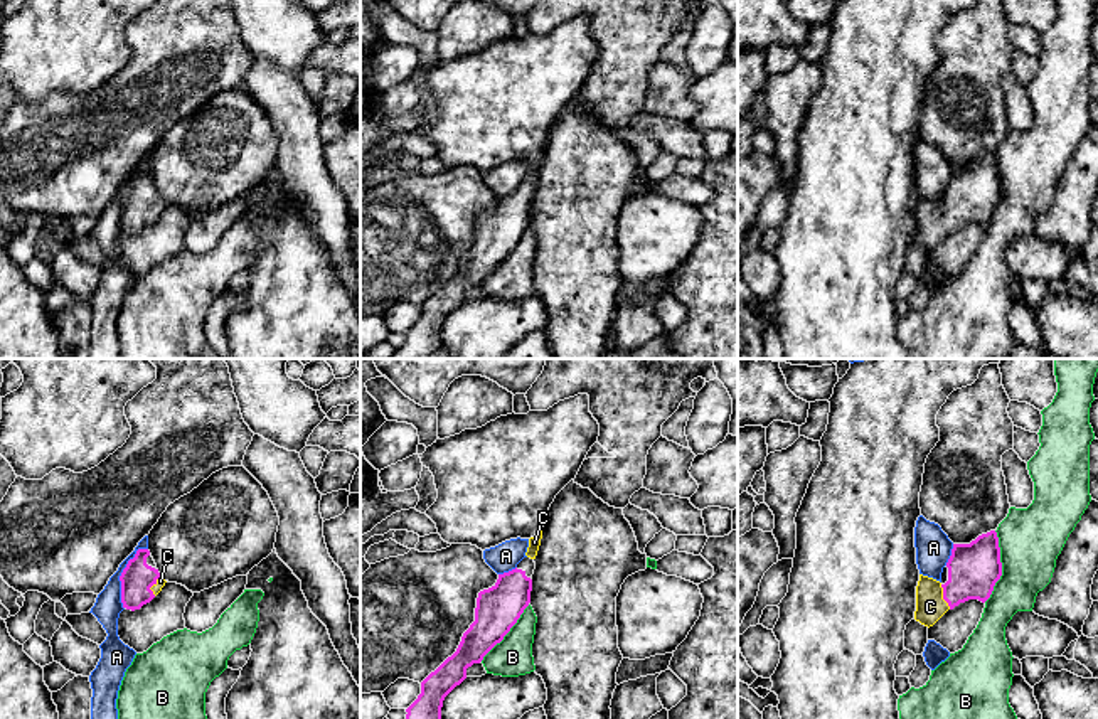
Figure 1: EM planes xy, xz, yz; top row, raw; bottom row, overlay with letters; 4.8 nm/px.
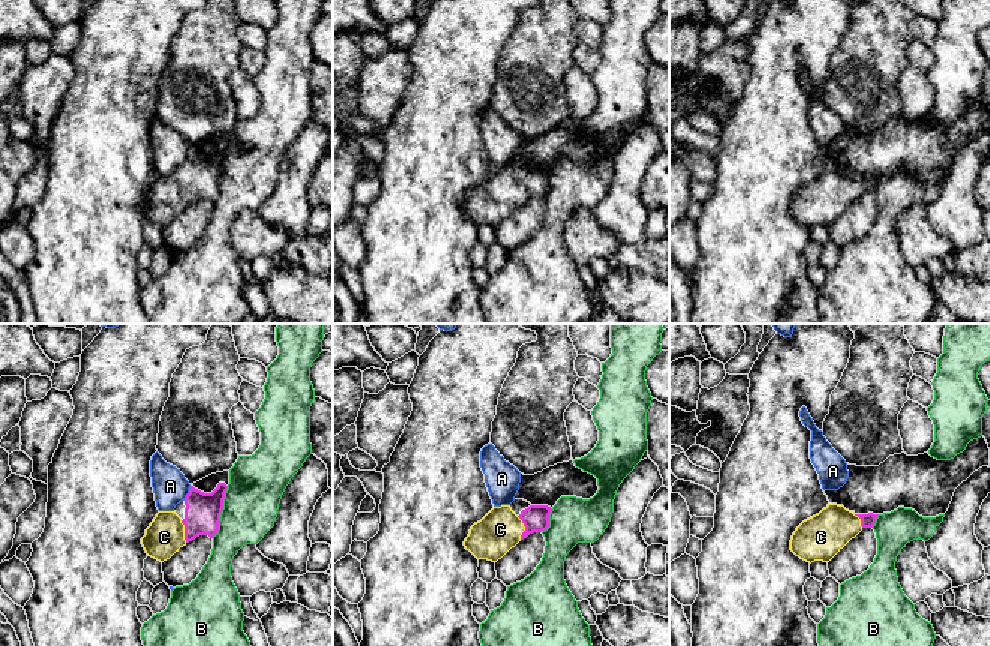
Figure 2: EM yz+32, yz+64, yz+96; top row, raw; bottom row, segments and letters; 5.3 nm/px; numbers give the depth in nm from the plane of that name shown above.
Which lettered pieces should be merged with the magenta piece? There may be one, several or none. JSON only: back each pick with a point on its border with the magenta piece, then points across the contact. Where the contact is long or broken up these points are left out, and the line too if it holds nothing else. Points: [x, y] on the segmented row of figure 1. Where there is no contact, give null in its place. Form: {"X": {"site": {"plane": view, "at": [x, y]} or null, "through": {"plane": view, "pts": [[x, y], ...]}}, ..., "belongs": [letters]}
{"C": {"site": {"plane": "yz", "at": [943, 596]}, "through": {"plane": "yz", "pts": [[974, 568], [943, 596], [930, 607]]}}, "belongs": ["C"]}

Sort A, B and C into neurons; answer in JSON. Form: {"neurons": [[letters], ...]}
{"neurons": [["A"], ["B"], ["C"]]}

